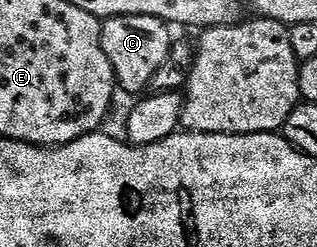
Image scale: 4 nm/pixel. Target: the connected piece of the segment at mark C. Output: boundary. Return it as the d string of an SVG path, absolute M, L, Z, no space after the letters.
M112 16L102 20L102 45L108 62L112 62L114 78L119 89L145 93L152 82L152 74L160 70L172 43L171 25L154 16Z

